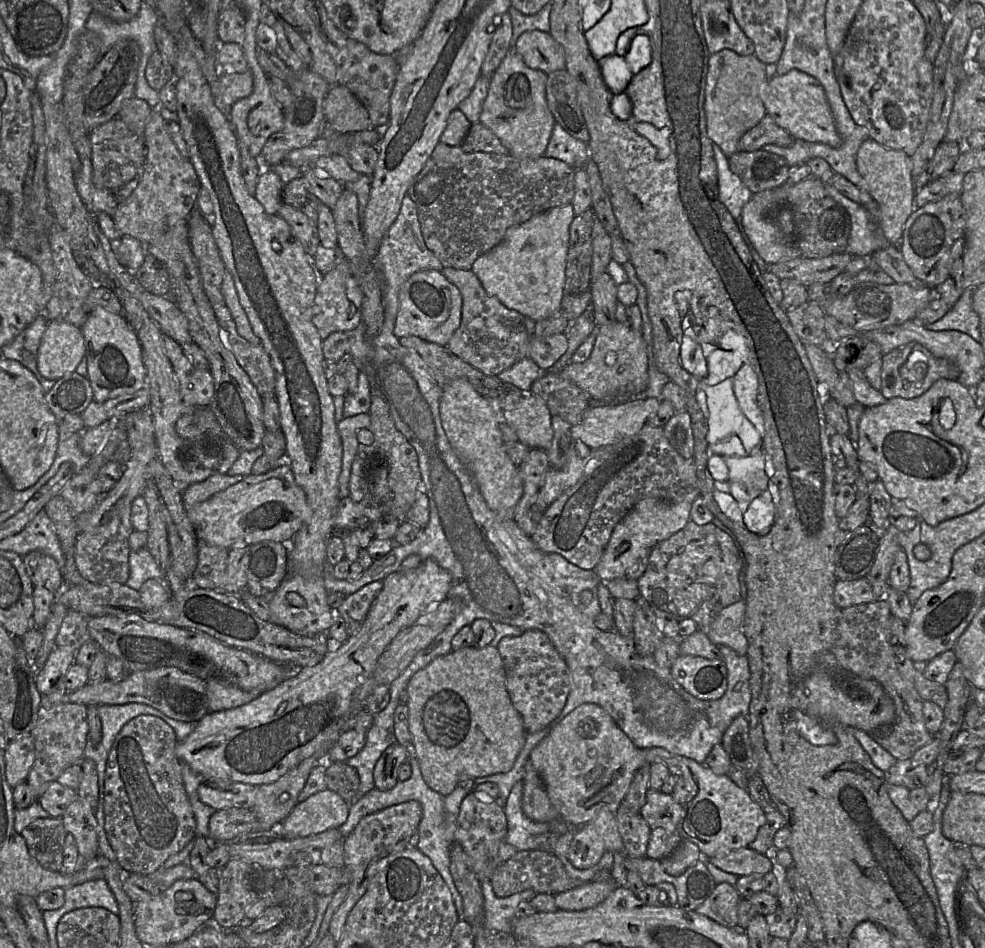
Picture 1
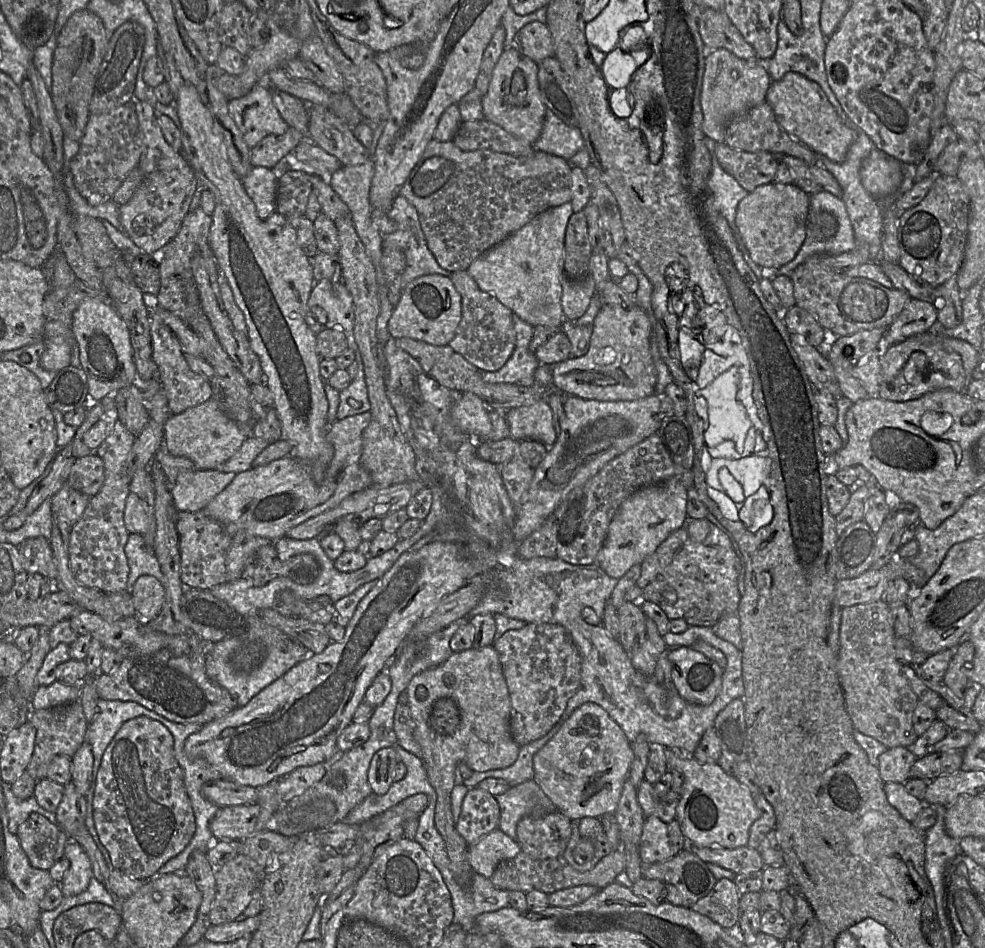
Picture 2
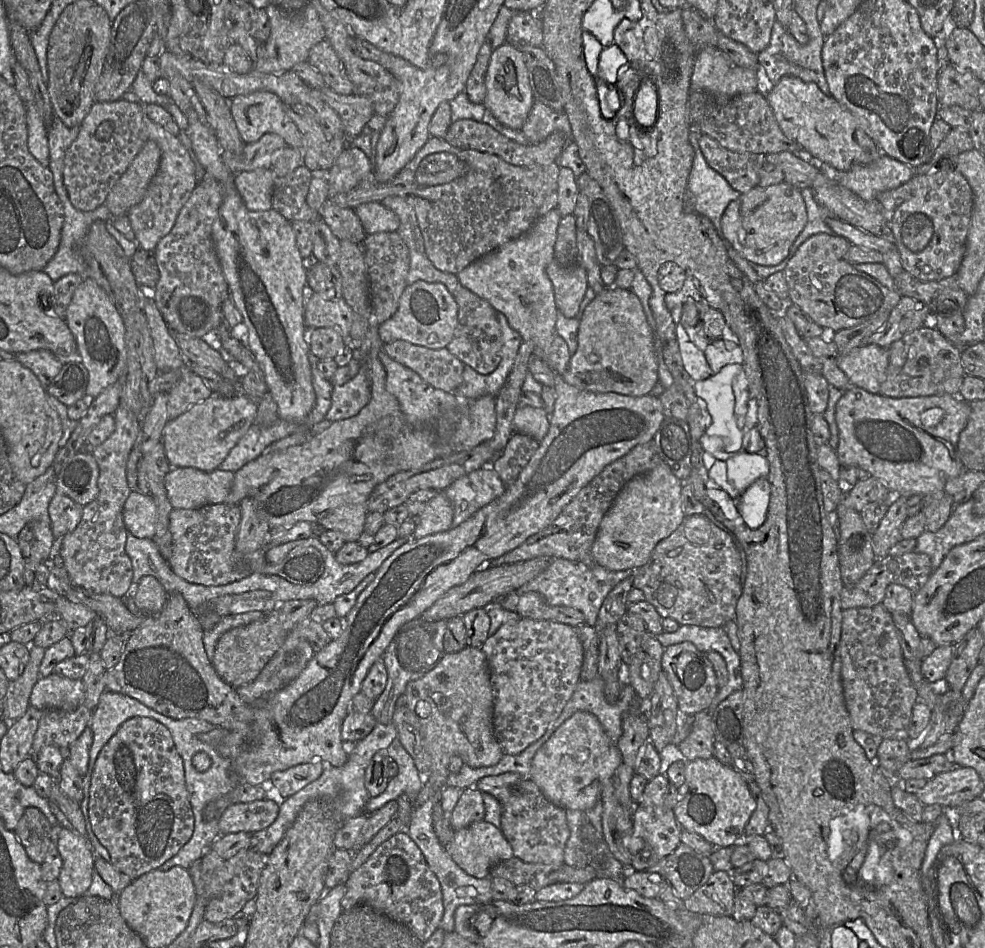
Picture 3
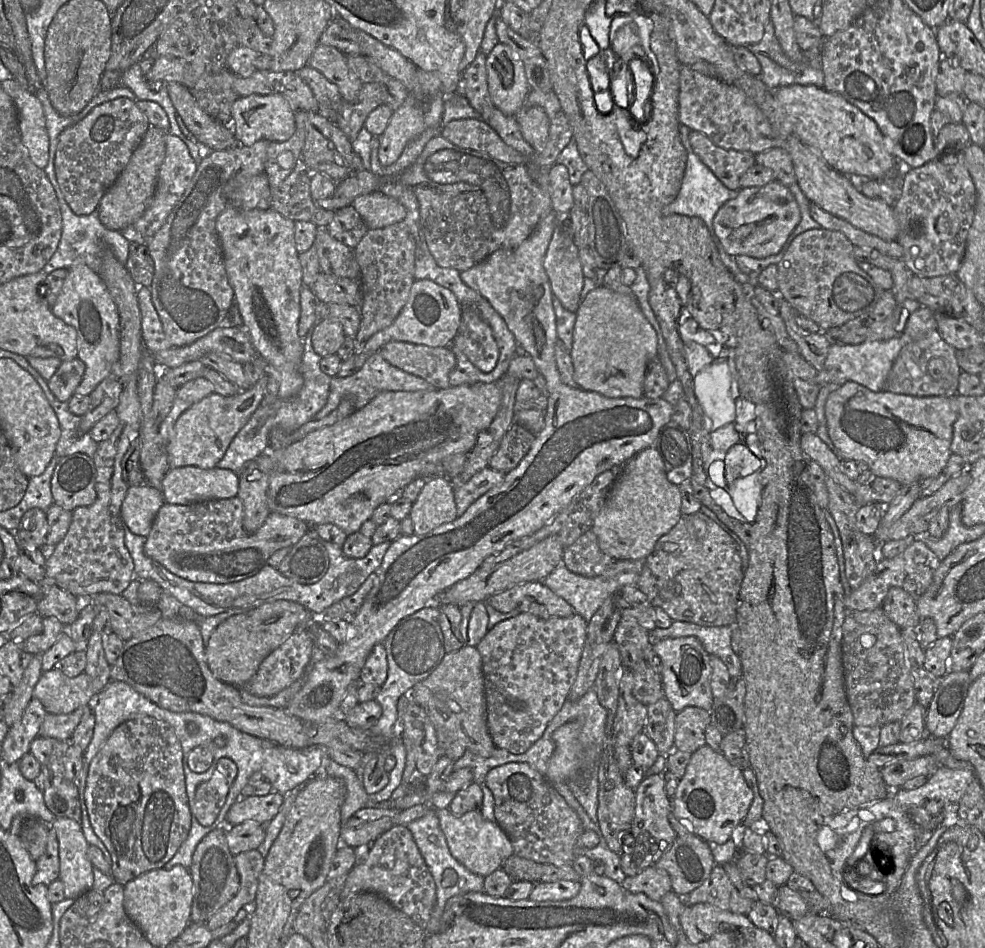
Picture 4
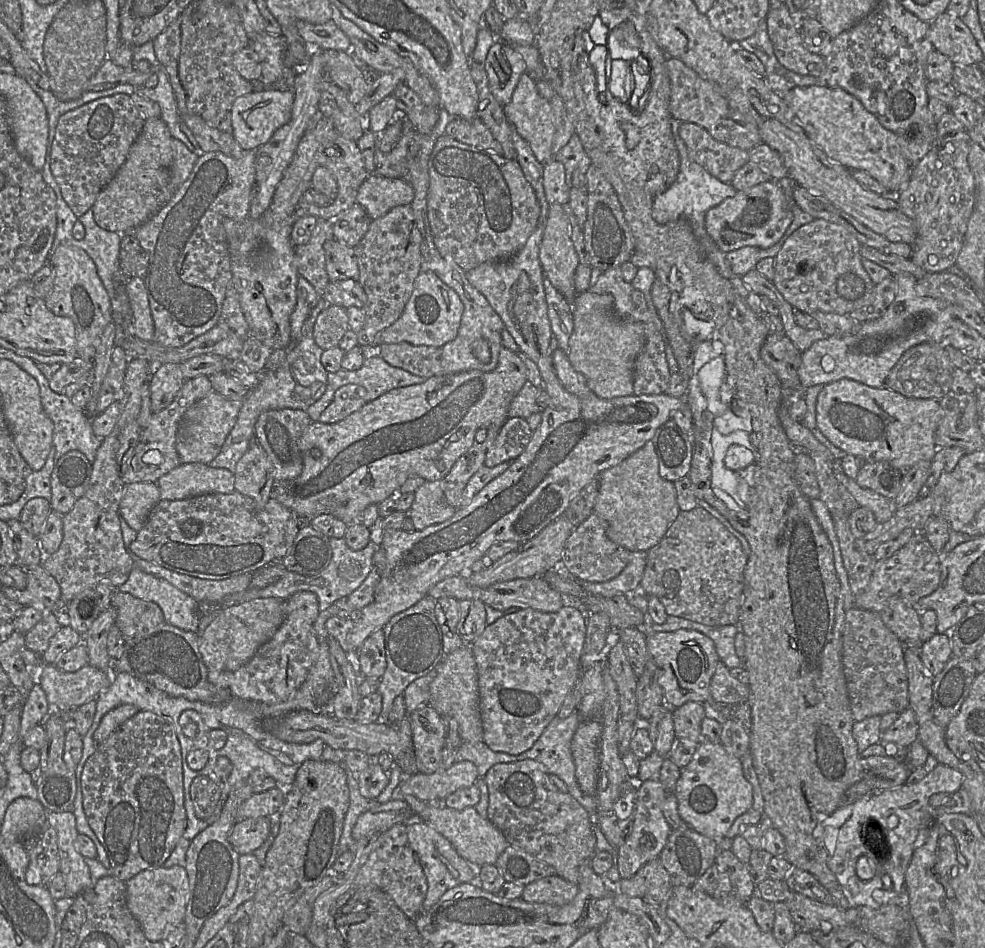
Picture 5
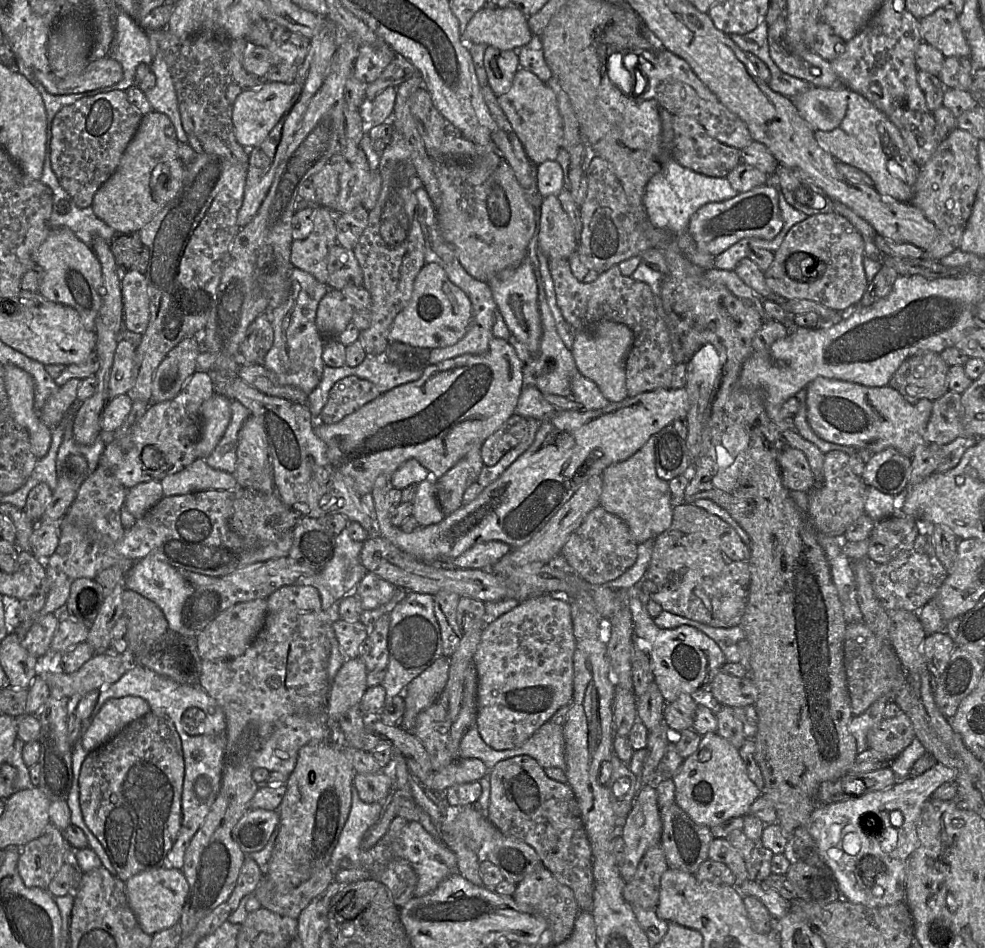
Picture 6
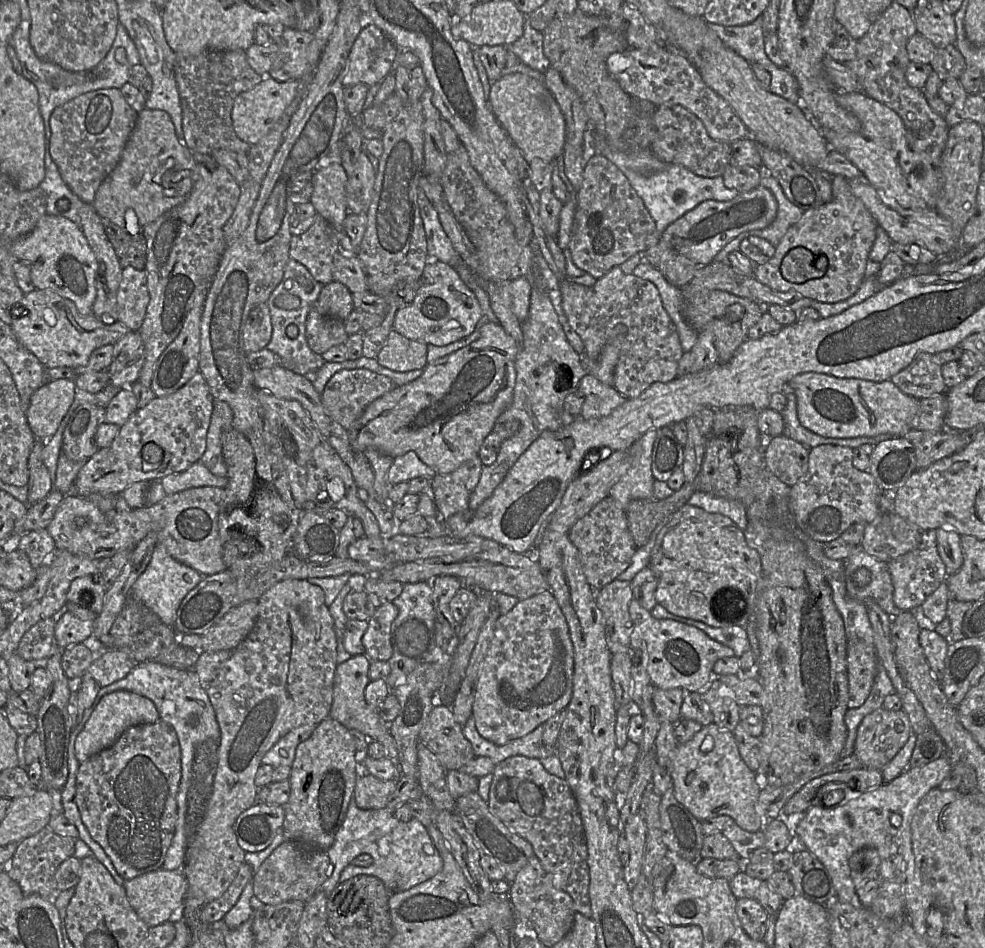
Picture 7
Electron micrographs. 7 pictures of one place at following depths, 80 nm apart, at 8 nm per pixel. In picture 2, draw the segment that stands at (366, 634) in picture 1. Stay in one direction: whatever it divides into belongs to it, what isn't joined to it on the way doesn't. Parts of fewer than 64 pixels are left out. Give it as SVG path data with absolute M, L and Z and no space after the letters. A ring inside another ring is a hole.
M432 541L416 551L405 551L399 556L392 567L380 579L378 579L377 584L361 599L352 618L345 627L345 635L341 641L332 641L322 652L310 654L306 659L291 668L281 678L260 691L246 705L237 707L228 714L204 724L200 731L191 734L186 739L184 748L185 753L191 759L205 759L208 761L221 773L223 779L232 780L239 784L255 788L262 787L274 780L278 780L299 767L316 763L331 763L340 755L337 747L338 737L343 730L353 722L356 709L363 701L365 701L364 697L367 689L370 687L375 677L380 672L386 670L387 665L396 653L398 647L403 640L408 637L411 628L419 620L428 616L444 597L466 585L469 578L470 565L460 552L458 546L453 542Z

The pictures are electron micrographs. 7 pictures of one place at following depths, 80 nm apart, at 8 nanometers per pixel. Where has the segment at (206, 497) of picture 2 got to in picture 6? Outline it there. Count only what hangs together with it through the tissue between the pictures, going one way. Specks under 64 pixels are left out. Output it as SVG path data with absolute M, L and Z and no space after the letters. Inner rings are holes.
M196 459L181 471L161 480L164 497L184 495L203 490L238 488L233 474L211 468L204 459Z

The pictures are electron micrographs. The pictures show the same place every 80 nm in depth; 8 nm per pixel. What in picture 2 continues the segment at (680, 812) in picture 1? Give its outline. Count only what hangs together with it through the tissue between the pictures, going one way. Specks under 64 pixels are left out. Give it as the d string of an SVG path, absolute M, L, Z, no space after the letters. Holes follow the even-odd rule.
M644 779L637 787L637 800L645 817L656 816L669 823L676 818L680 794L670 789L665 795L657 795L653 784Z

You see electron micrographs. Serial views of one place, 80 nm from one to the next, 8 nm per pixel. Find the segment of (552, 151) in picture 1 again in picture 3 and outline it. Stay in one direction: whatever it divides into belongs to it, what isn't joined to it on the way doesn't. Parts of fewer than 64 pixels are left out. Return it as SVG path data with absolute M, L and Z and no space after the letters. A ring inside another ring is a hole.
M534 101L521 130L531 144L544 141L553 132L561 132L568 140L572 140L572 130L567 115L538 101Z

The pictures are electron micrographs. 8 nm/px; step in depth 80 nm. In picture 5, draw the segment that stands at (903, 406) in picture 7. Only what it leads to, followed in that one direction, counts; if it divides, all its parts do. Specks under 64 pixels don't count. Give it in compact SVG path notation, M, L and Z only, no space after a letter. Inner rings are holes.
M850 379L824 385L816 403L817 427L835 447L868 462L887 462L902 471L920 461L932 461L940 418L939 400L907 398L886 387L872 388Z

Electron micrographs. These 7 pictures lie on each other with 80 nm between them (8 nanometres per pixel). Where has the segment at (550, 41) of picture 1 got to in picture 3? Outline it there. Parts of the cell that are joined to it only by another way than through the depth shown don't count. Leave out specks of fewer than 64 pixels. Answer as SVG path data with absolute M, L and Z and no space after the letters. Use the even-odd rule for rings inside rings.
M515 12L507 28L507 43L542 46L542 22L529 12Z

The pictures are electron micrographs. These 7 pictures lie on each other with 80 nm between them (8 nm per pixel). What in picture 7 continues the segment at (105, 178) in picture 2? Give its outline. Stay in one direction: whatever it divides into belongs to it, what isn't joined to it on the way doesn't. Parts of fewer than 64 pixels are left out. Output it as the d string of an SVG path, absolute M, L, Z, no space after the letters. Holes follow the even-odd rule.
M117 88L83 93L52 112L51 157L63 181L83 202L93 203L98 187L119 162L137 115Z

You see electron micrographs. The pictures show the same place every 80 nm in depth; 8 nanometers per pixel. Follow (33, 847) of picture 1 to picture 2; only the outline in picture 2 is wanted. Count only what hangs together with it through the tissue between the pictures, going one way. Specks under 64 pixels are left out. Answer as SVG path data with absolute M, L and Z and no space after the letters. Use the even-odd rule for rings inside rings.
M32 813L19 825L17 837L32 866L49 870L57 859L61 828L39 813Z

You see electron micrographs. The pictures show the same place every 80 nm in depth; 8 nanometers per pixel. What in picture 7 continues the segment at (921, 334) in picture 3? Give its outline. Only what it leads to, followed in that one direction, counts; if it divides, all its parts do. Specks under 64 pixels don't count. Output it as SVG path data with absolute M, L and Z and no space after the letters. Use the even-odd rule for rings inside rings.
M920 353L907 366L895 374L891 381L905 394L917 399L930 398L946 392L947 388L942 376L942 366L932 360L932 355Z

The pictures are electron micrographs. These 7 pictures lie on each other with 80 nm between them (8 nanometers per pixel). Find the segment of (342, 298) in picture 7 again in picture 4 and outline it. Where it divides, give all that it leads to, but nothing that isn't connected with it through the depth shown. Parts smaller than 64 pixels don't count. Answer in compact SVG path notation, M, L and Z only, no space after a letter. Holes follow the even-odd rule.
M336 318L319 319L313 326L311 342L321 357L336 354L345 340L342 324Z

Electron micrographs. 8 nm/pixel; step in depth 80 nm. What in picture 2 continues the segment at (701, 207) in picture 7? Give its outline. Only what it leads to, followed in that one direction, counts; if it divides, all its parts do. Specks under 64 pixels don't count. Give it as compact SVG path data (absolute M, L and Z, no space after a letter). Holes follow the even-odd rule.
M769 183L749 192L738 204L735 224L751 260L760 267L779 268L792 261L806 237L809 194L794 183Z

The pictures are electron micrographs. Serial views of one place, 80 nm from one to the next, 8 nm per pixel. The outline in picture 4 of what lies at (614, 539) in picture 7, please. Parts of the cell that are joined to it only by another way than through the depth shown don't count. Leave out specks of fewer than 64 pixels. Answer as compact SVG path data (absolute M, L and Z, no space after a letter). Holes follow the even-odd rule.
M592 529L565 548L562 555L562 563L567 569L584 577L595 577L604 573L614 561L617 560L600 549Z

